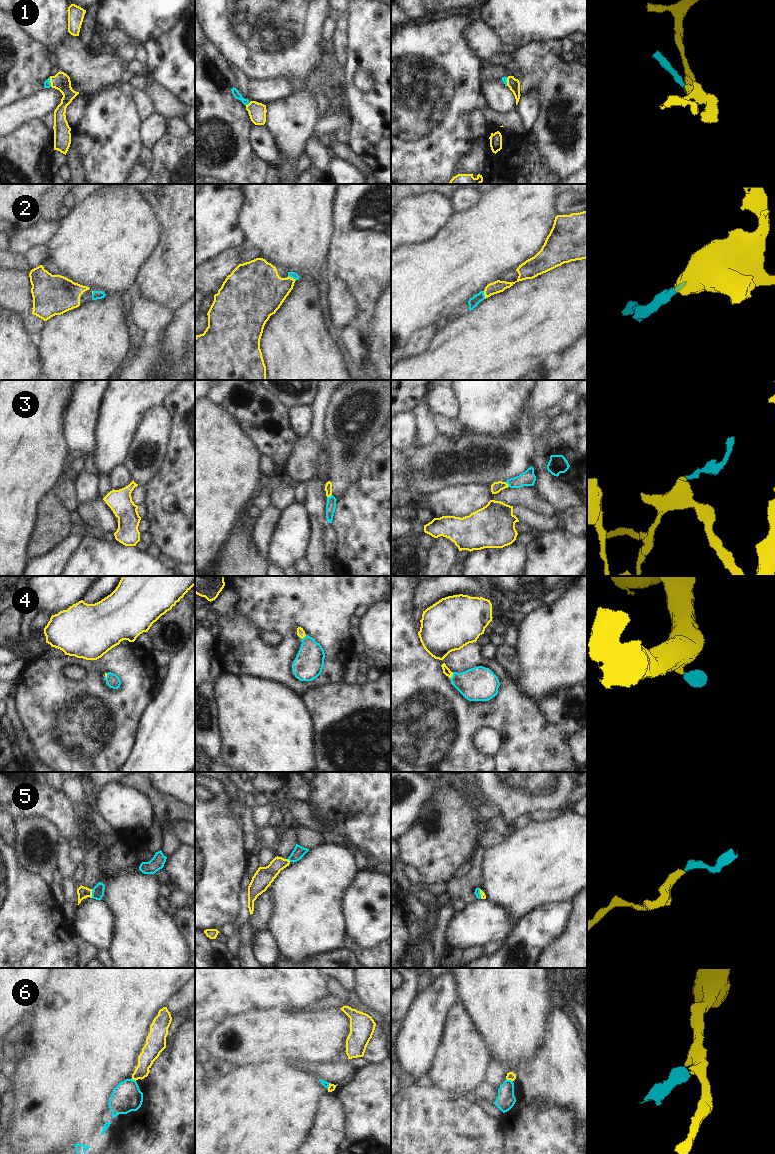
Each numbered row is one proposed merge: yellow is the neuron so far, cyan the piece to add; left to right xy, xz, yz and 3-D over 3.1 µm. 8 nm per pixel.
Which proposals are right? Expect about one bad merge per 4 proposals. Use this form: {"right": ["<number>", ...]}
{"right": ["1", "2", "3", "4", "5"]}

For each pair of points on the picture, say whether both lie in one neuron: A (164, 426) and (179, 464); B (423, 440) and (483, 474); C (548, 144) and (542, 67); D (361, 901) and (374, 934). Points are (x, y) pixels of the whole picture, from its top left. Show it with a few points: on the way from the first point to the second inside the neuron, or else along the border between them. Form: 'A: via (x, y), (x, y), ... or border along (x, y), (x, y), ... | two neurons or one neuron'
A: border along (173, 419), (170, 452), (164, 465) | two neurons
B: border along (438, 435), (427, 446), (416, 447), (414, 445) | two neurons
C: via (544, 125), (546, 86) | one neuron
D: via (363, 909), (369, 915), (370, 926) | one neuron

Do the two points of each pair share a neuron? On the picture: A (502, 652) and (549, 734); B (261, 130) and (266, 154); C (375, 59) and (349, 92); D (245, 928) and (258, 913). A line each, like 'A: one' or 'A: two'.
A: two
B: one
C: one
D: two

